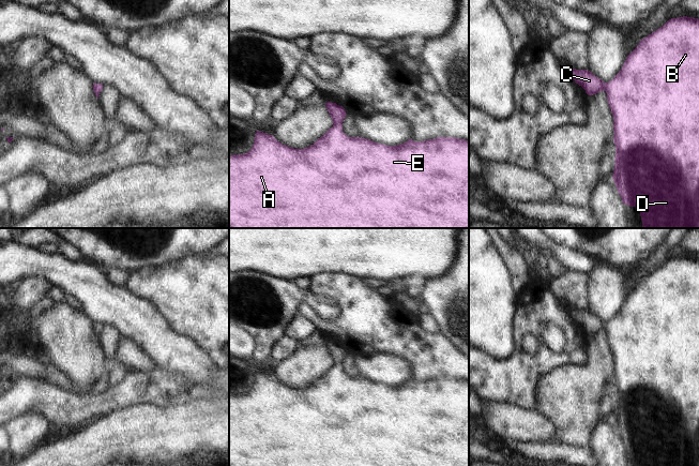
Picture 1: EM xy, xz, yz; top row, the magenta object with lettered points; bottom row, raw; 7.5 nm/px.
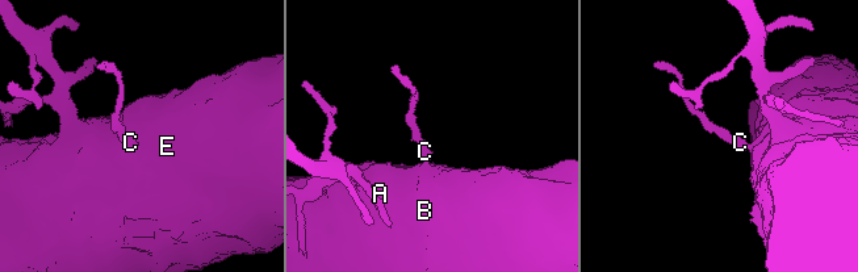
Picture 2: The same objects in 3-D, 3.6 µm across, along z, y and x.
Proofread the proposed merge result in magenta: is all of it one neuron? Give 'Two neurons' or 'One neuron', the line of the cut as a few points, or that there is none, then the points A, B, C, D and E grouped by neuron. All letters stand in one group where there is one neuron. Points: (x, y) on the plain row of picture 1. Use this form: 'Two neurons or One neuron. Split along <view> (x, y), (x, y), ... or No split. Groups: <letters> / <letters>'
One neuron. No split. Groups: A B C D E.

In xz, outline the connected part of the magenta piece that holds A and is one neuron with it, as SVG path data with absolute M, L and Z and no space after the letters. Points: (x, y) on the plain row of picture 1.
M332 342L325 343L325 347L333 366L311 386L294 389L283 385L273 375L257 371L248 392L229 395L229 466L469 466L469 380L437 377L386 386L359 376L349 377L343 372L343 361L347 356L345 348Z

